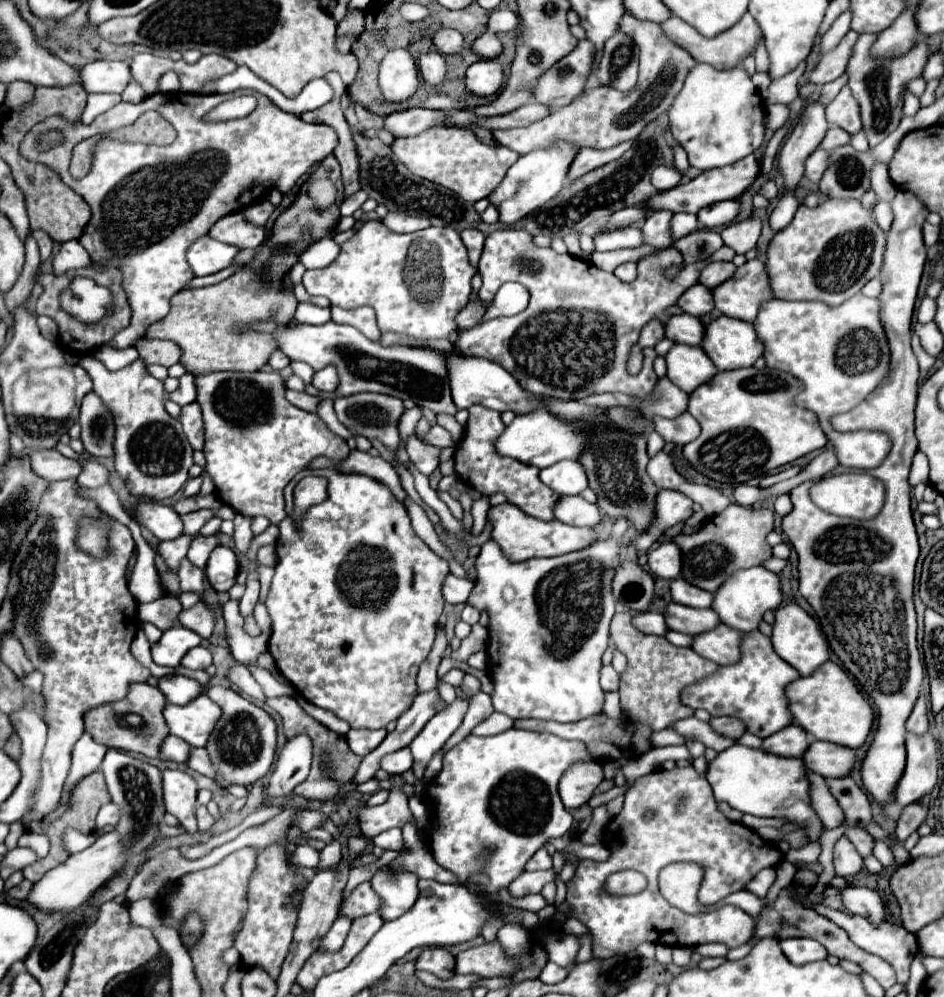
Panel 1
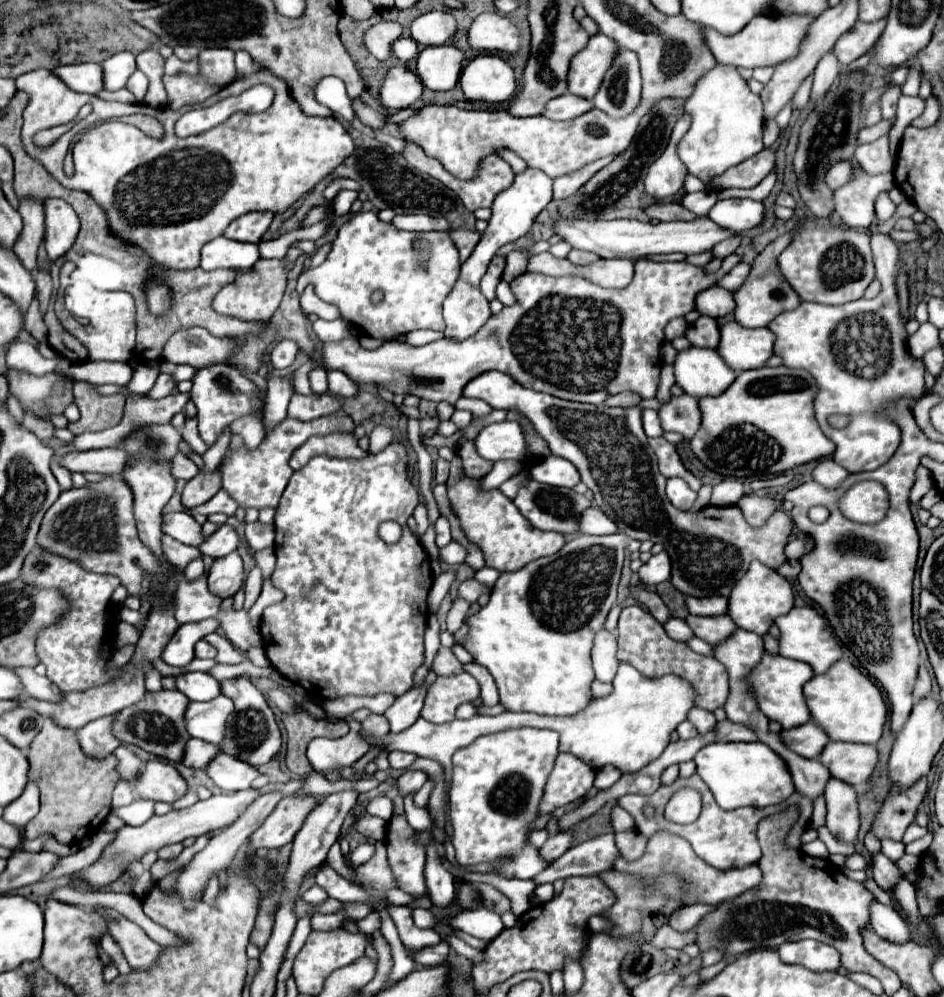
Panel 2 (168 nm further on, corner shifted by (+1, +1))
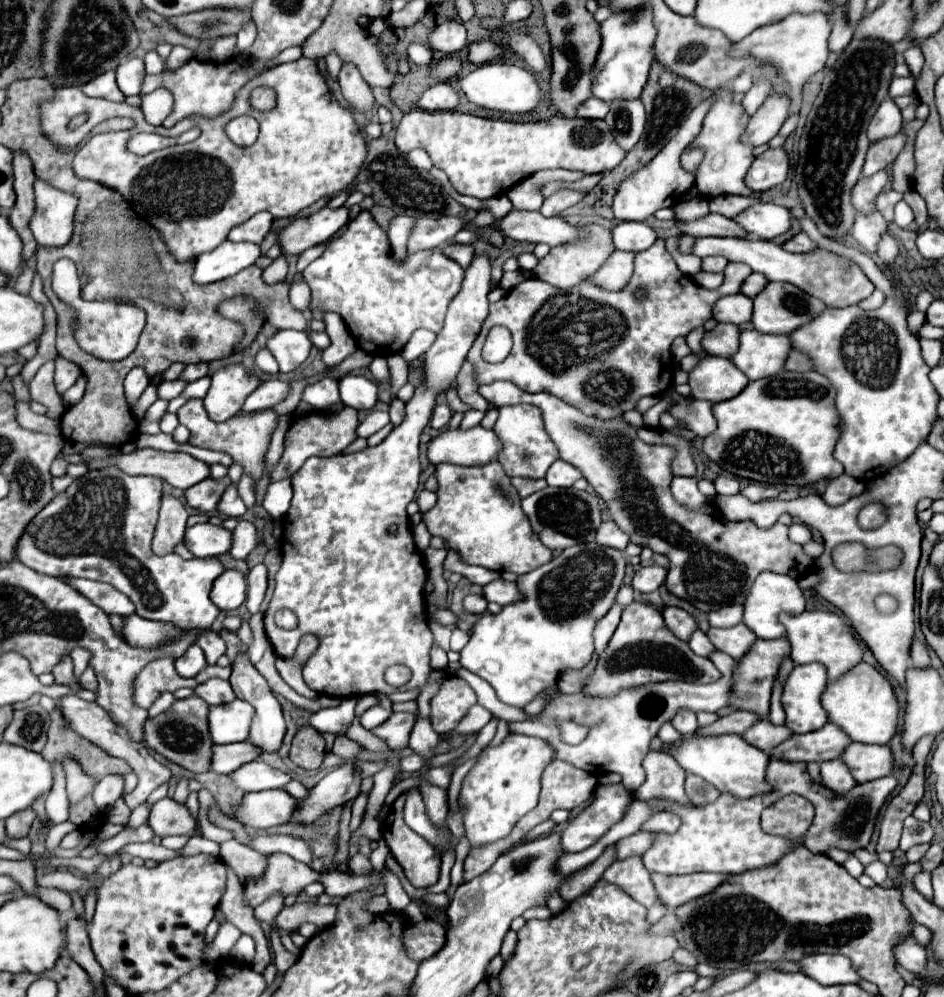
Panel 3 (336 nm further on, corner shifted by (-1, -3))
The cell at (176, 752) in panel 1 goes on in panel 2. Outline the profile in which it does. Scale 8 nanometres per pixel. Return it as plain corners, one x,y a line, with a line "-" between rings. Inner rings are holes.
190,738
186,742
186,752
182,756
182,764
190,766
190,768
204,768
216,756
216,752
220,752
218,746
206,744
198,738

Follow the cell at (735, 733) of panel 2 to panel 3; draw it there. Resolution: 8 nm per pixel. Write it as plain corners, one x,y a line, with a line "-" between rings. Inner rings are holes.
760,720
742,736
752,746
756,746
764,752
770,752
772,748
776,748
776,744
782,744
788,736
792,736
792,732
788,726
774,726
770,720

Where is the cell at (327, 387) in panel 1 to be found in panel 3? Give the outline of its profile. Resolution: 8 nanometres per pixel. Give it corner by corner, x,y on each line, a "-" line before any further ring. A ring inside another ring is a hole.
346,374
340,380
340,398
350,408
370,410
378,402
378,386
364,376

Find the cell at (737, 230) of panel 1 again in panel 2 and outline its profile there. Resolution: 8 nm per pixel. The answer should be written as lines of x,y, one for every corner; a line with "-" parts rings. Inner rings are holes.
736,234
736,236
730,236
730,238
722,240
722,242
718,242
718,244
712,248
714,258
724,258
724,256
732,254
732,252
740,246
740,242
742,242
742,238
740,238
738,234

